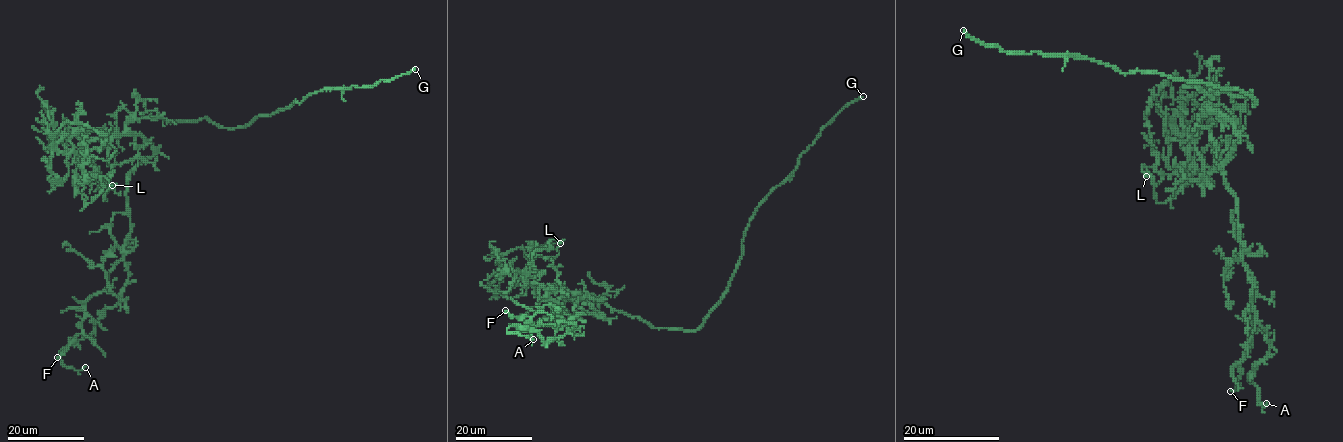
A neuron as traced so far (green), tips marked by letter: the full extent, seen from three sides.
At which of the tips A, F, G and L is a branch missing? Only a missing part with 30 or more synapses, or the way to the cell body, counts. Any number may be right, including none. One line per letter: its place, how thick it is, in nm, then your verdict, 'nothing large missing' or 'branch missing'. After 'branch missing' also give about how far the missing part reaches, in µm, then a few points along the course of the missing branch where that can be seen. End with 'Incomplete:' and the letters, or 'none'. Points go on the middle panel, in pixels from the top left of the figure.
A: place (533, 339); calibre 190 nm; nothing large missing
F: place (505, 310); calibre 200 nm; nothing large missing
G: place (863, 96); calibre 200 nm; branch missing; missing 15 µm; course (863, 96), (884, 63)
L: place (560, 243); calibre 150 nm; nothing large missing
Incomplete: G

